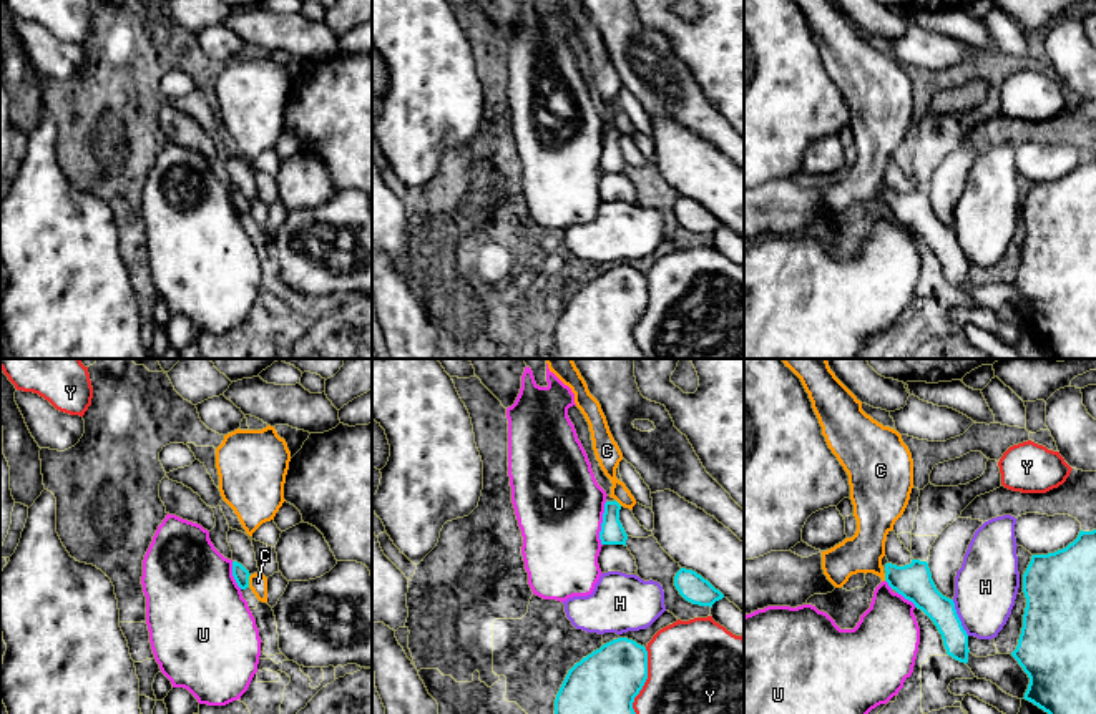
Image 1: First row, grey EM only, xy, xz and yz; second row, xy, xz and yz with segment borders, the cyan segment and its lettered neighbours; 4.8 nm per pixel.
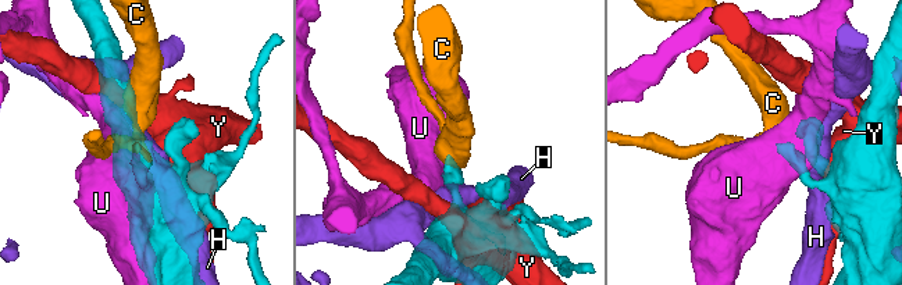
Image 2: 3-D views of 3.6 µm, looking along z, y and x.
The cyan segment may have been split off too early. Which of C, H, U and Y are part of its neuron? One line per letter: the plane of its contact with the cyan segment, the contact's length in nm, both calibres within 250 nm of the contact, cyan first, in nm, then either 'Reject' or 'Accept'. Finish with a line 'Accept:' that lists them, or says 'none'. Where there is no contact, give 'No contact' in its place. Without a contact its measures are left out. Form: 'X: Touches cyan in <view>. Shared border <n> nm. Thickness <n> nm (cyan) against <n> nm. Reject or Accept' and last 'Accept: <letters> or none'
C: Touches cyan in xy. Shared border 70 nm. Thickness 80 nm (cyan) against 90 nm. Reject
H: Touches cyan in yz. Shared border 190 nm. Thickness 150 nm (cyan) against 300 nm. Reject
U: Touches cyan in xz. Shared border 220 nm. Thickness 110 nm (cyan) against 420 nm. Reject
Y: Touches cyan in xz. Shared border 400 nm. Thickness 380 nm (cyan) against 480 nm. Reject
Accept: none

